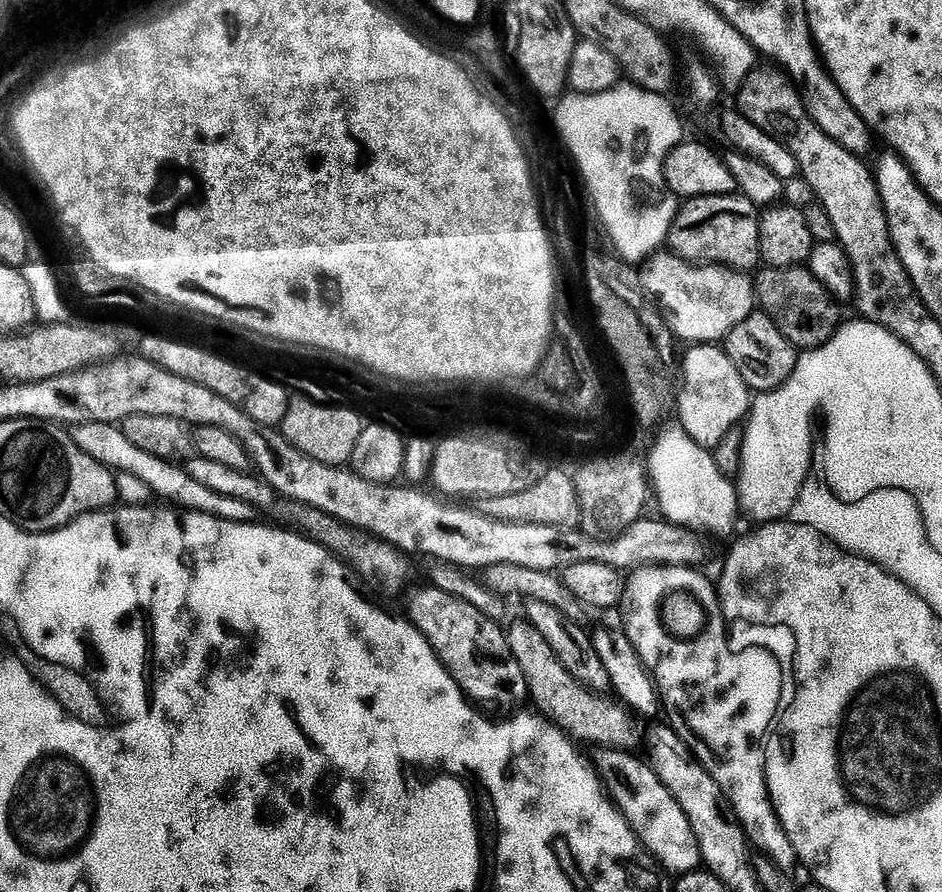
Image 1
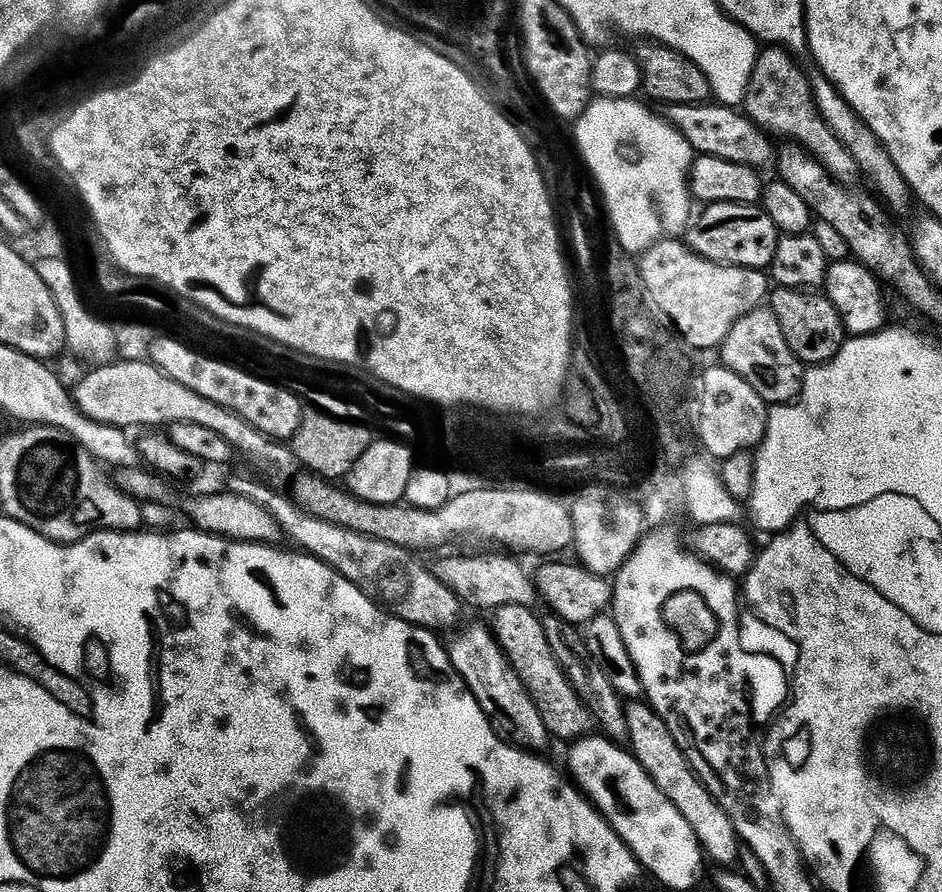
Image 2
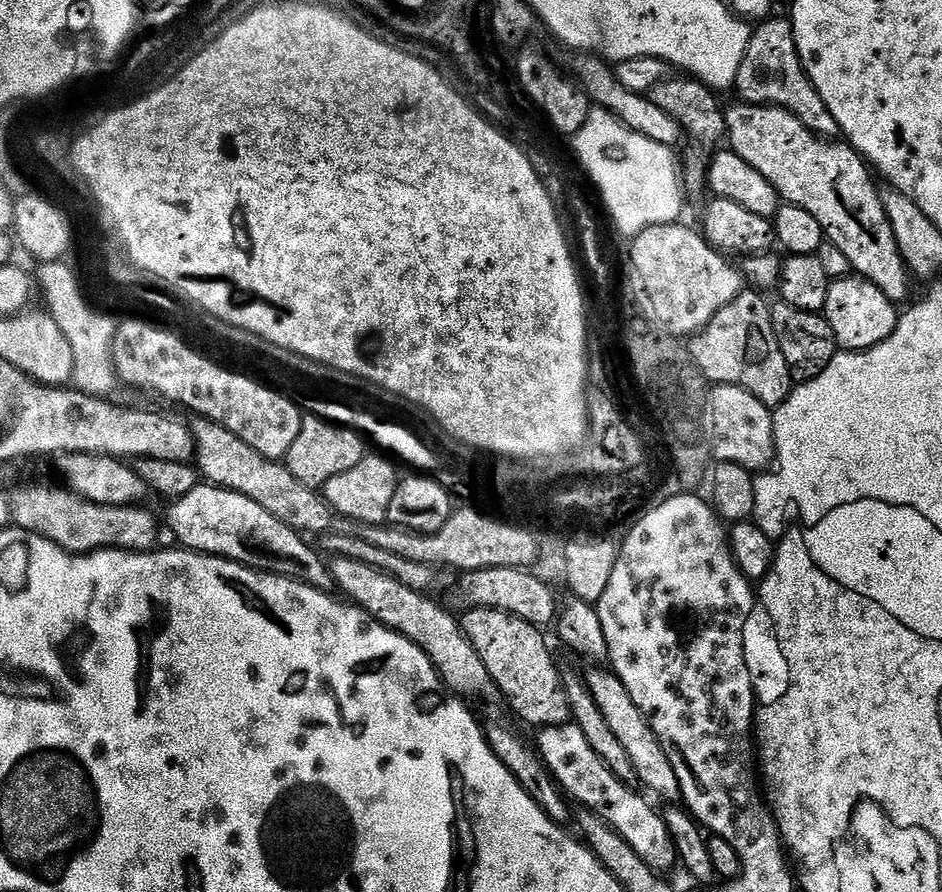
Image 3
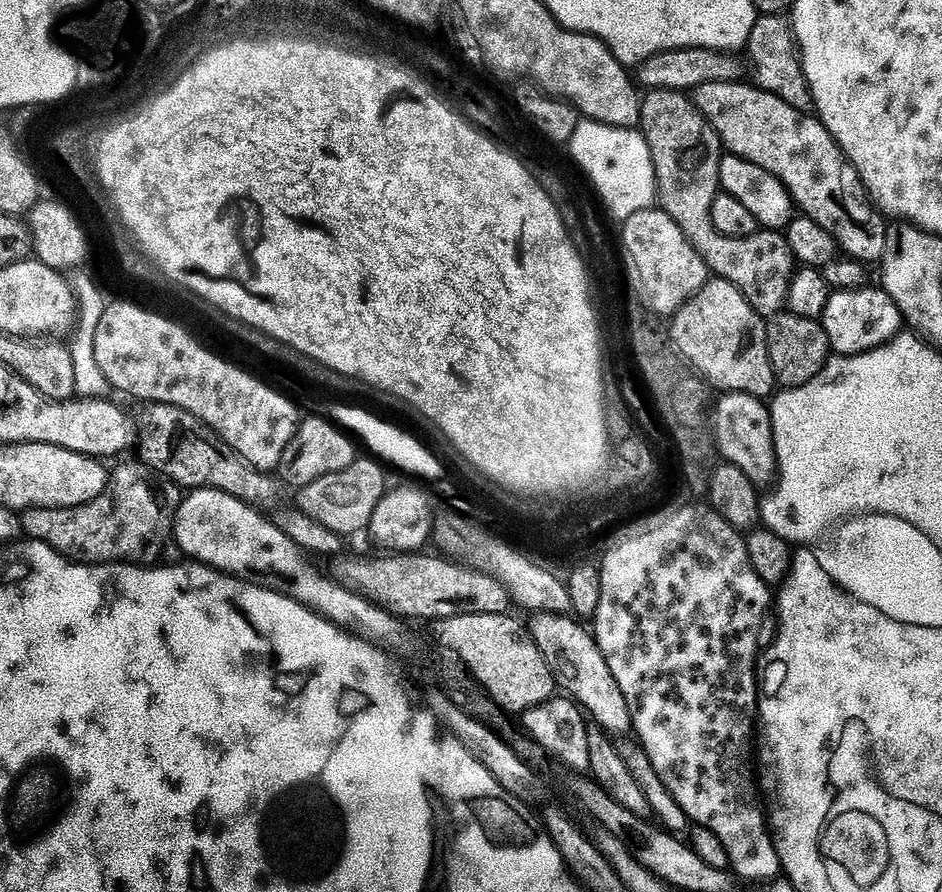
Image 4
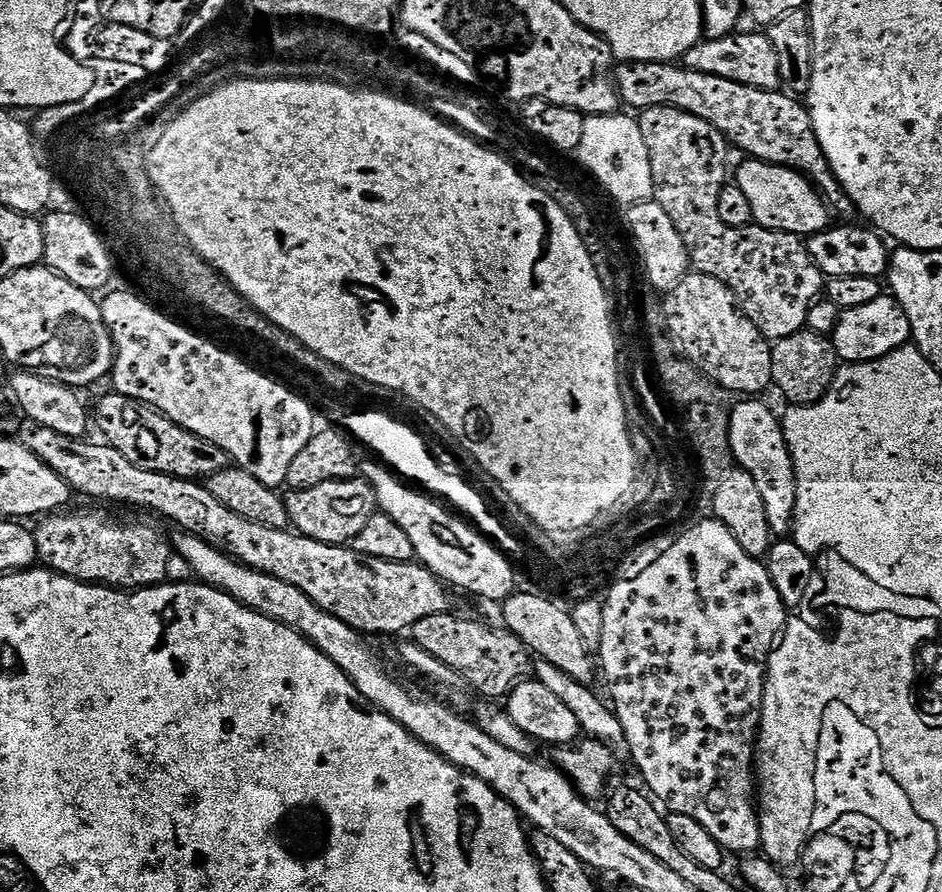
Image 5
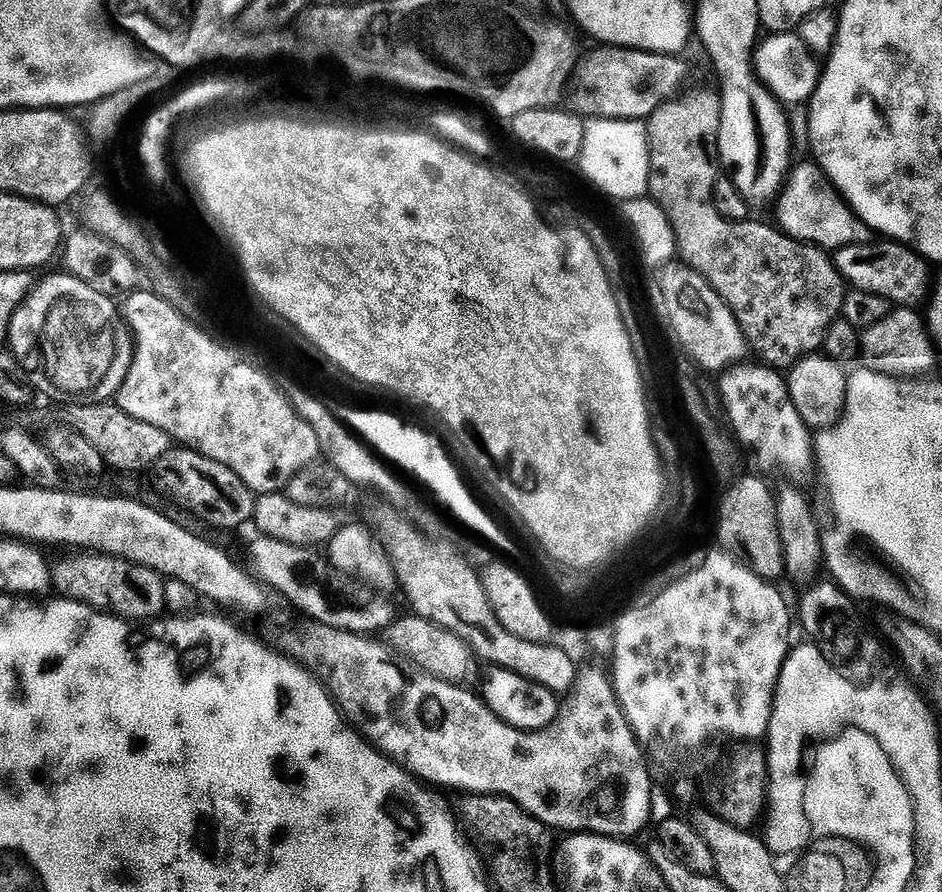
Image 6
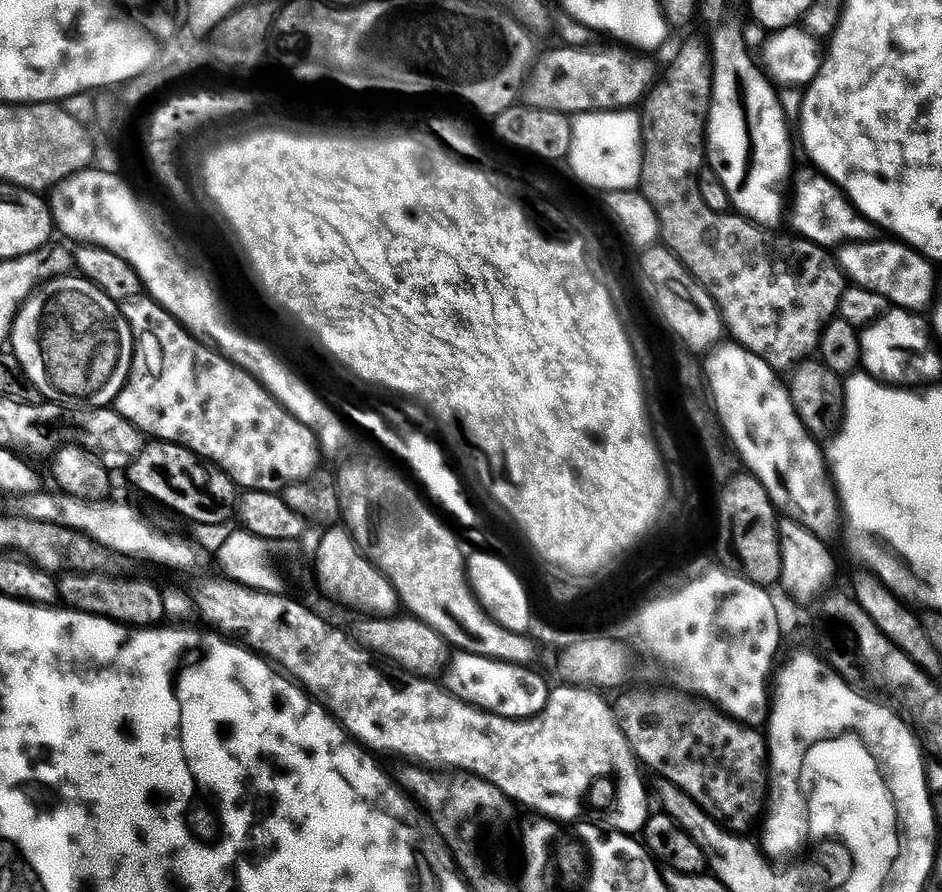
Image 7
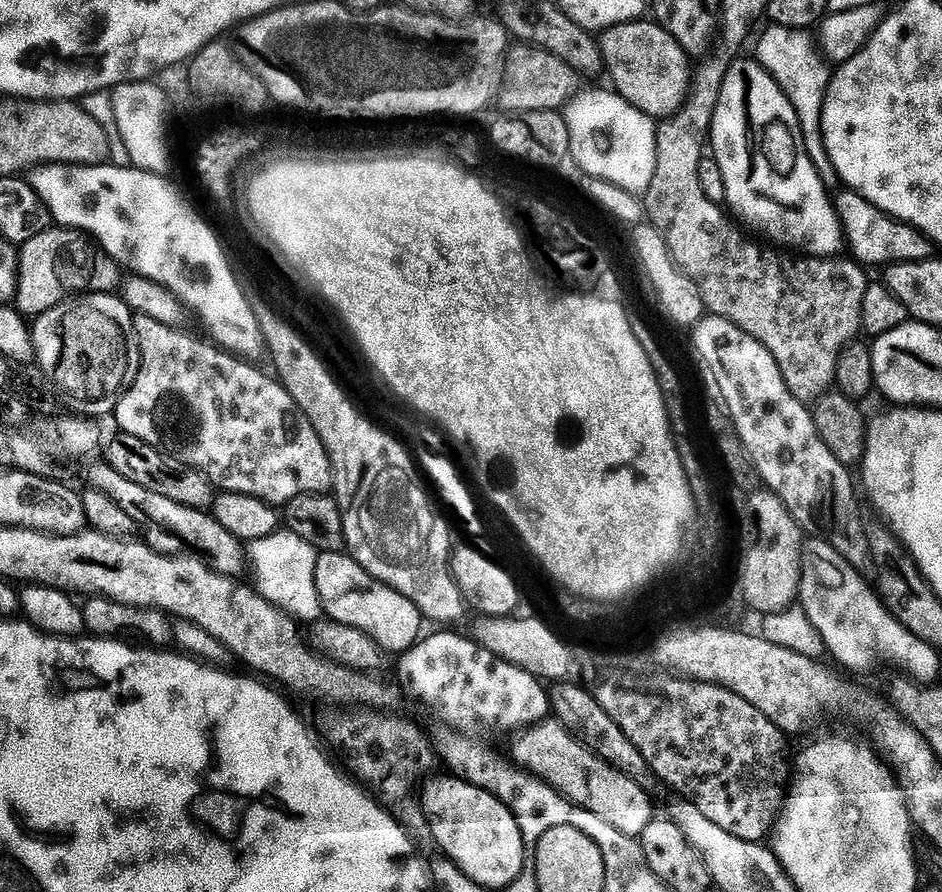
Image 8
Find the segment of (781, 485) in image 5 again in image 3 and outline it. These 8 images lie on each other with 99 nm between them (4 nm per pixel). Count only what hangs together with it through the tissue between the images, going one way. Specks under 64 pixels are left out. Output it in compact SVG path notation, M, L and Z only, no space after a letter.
M729 384L713 387L707 395L707 415L710 417L710 424L712 420L710 451L717 461L725 464L737 464L753 474L759 473L759 468L766 467L771 460L773 463L776 456L776 428L772 425L774 412L762 402L758 402L758 398L754 398L754 394Z

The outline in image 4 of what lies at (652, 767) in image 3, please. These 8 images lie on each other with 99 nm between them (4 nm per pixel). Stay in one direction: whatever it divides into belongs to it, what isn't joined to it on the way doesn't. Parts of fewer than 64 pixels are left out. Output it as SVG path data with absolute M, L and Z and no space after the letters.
M540 612L531 619L532 637L538 650L542 650L559 691L575 700L595 727L602 728L609 734L631 733L630 706L626 706L626 698L622 698L622 690L618 690L618 682L614 682L614 674L610 674L610 666L606 666L606 658L602 658L602 650L596 645L595 635L589 629L587 632L580 625L583 623L579 619L568 614Z

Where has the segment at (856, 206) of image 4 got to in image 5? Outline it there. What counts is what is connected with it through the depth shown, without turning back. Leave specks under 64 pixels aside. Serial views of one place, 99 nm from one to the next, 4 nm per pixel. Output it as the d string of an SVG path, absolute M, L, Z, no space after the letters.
M628 62L617 67L614 75L616 87L619 89L619 99L625 105L628 103L630 107L636 108L635 110L681 108L684 112L694 114L698 118L710 122L710 126L717 128L724 135L724 139L728 141L729 145L736 147L737 144L745 152L743 154L745 157L753 160L764 160L768 164L777 164L783 168L792 168L795 172L807 176L835 211L836 208L840 212L851 213L853 211L852 201L844 195L844 190L836 180L836 175L832 173L826 154L816 137L812 125L812 114L801 101L800 104L796 101L799 99L793 98L780 90L762 91L750 88L748 85L740 85L738 82L727 81L726 78L696 72L694 69L681 66L676 62L657 62L655 64Z

